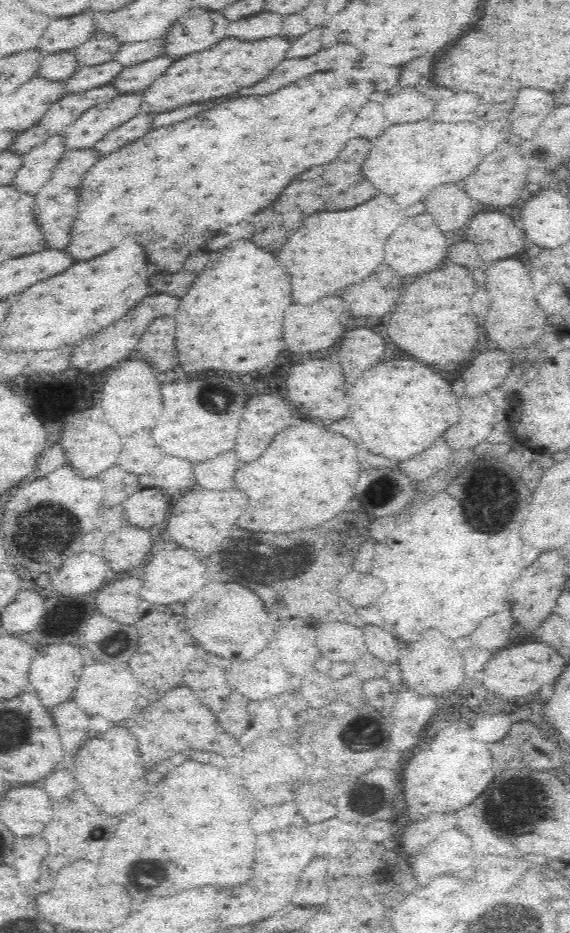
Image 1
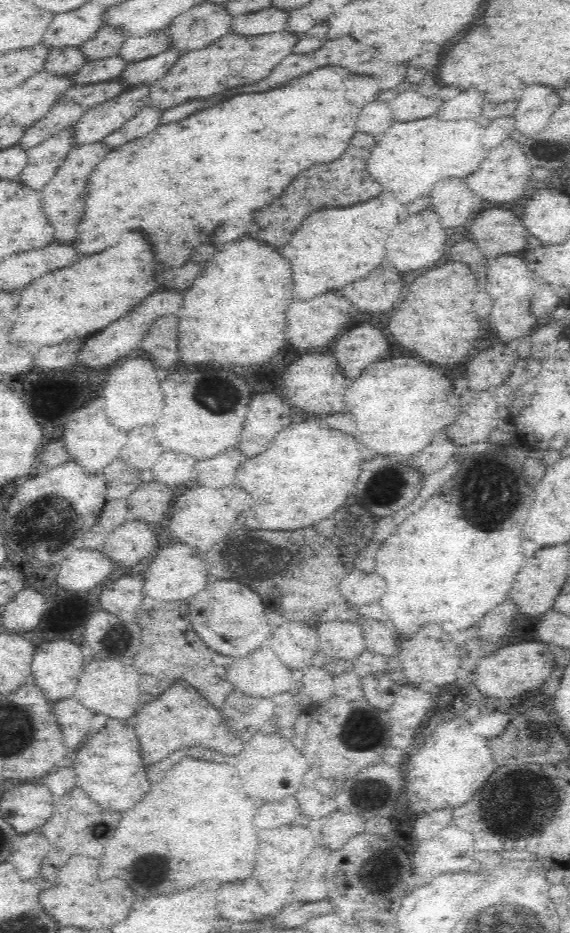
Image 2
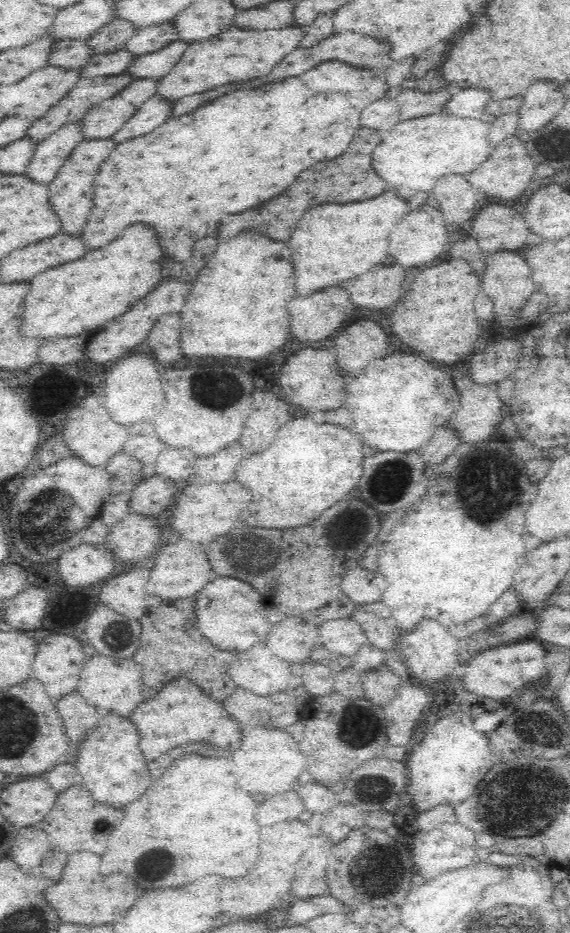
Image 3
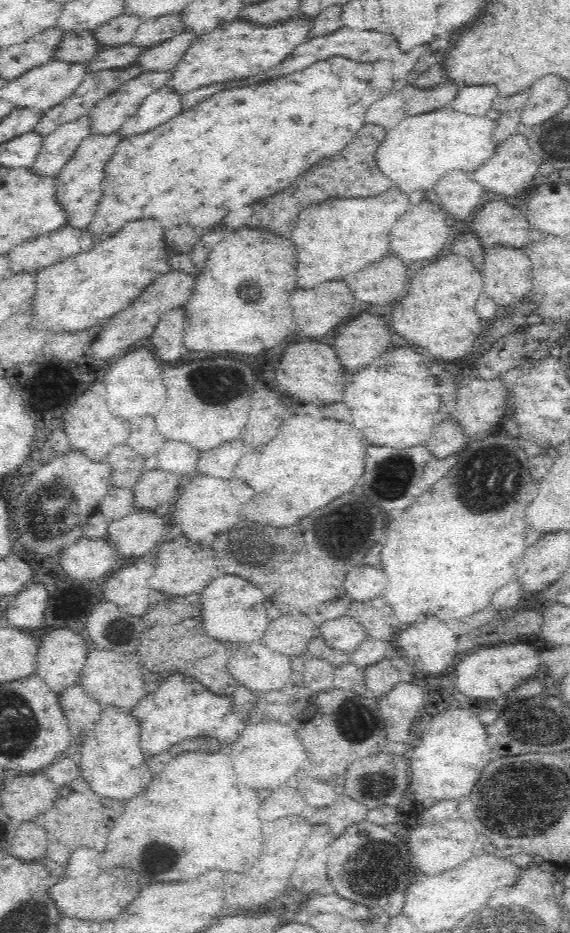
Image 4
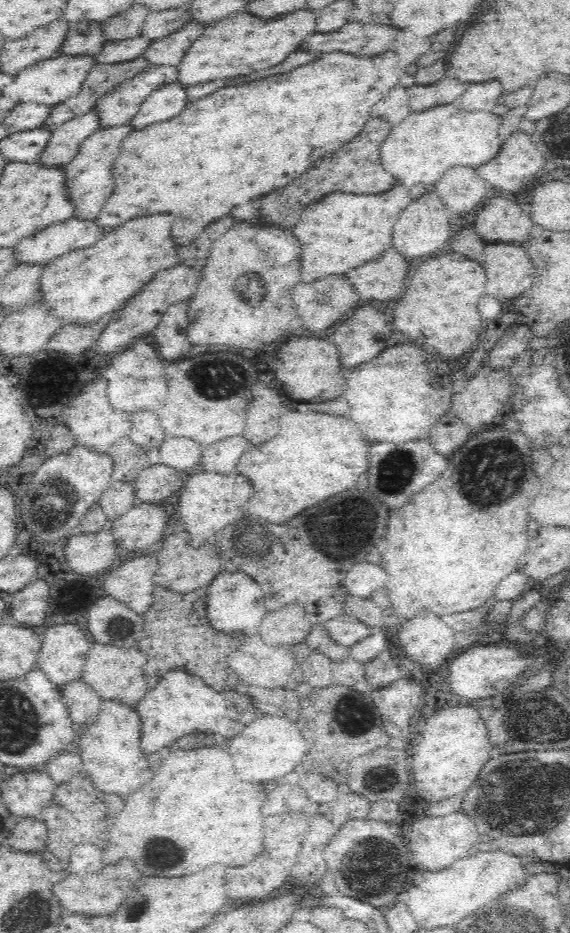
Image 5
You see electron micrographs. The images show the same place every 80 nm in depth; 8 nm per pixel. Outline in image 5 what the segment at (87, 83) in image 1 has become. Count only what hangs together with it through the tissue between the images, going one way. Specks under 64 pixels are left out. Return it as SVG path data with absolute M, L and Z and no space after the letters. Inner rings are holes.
M139 35L134 38L106 42L93 57L95 64L120 64L136 60L151 45L151 41Z

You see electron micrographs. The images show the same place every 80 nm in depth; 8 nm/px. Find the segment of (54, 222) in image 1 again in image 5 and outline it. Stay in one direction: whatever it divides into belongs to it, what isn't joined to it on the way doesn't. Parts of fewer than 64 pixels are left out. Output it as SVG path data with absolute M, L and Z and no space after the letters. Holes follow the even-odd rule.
M129 124L112 128L99 128L80 144L74 158L63 167L63 184L65 196L73 206L73 217L78 220L94 220L104 206L104 200L112 194L112 180L110 180L110 166L120 150L122 141L132 132Z

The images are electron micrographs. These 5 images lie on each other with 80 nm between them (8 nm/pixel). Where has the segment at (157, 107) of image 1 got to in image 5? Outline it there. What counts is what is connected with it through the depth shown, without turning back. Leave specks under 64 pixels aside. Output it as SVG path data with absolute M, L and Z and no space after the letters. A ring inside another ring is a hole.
M306 8L266 21L256 19L249 12L238 12L203 30L202 36L192 43L175 66L176 81L188 90L212 80L224 81L264 71L291 55L303 43L303 39L315 33L315 25L316 15Z

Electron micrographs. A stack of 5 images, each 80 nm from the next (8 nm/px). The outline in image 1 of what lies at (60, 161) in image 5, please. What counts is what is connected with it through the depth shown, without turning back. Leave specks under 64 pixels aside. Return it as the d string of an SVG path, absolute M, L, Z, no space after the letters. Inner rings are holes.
M62 135L48 139L27 155L23 155L22 166L10 184L35 195L41 185L52 176L52 171L60 164L66 150Z

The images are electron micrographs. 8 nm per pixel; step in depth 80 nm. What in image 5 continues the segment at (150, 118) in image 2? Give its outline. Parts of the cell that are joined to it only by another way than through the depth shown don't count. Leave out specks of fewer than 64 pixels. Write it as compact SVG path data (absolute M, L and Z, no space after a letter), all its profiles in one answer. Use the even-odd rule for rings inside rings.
M177 81L158 88L139 106L136 116L130 120L132 131L176 116L184 110L187 90Z

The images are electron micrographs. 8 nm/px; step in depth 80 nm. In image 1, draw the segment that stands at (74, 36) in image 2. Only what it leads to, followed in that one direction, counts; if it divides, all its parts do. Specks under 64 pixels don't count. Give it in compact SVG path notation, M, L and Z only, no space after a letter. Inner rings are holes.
M74 16L66 20L52 20L44 36L40 38L38 50L52 52L70 51L92 36L92 16Z

